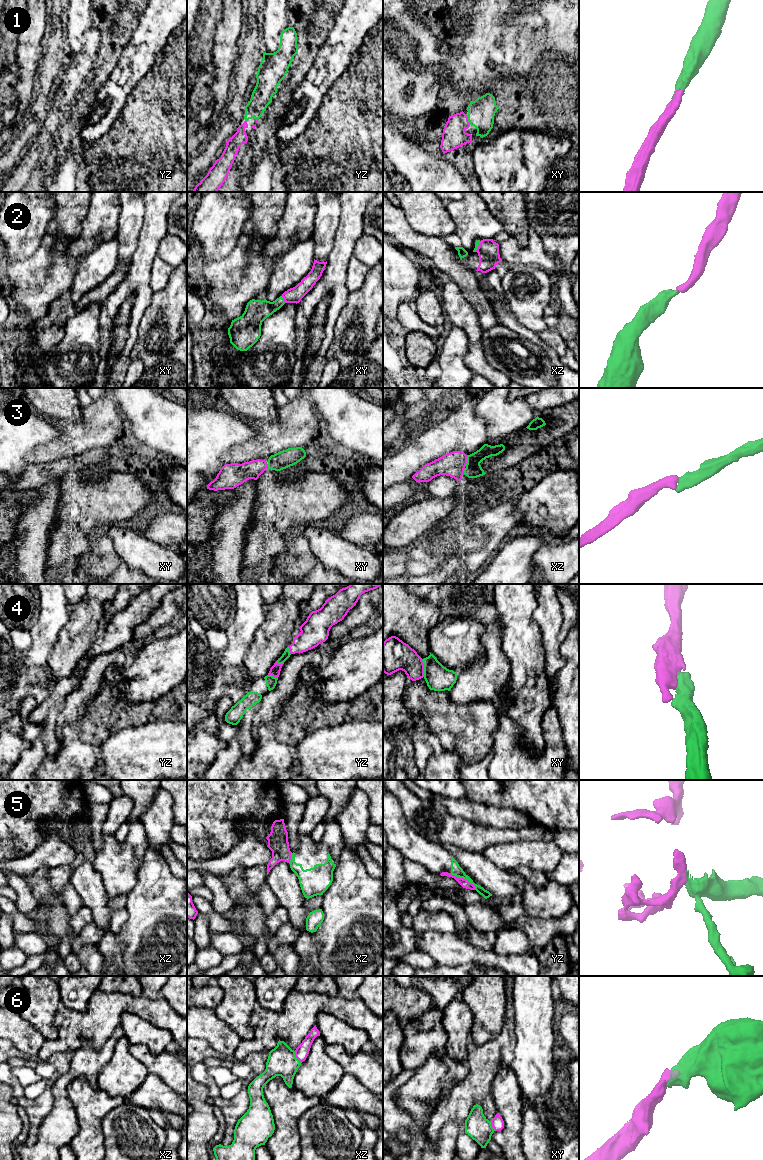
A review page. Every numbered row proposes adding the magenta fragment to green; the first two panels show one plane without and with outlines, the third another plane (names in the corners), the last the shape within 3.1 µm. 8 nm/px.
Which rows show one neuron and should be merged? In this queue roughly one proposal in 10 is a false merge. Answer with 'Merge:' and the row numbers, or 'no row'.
Merge: 1, 2, 3, 4, 6

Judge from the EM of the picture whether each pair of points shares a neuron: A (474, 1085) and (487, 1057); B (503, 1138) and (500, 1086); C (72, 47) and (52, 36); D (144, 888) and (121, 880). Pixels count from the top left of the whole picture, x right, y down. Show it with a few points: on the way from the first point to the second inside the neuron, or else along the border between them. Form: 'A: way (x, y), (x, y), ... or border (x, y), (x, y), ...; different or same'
A: way (479, 1078), (483, 1064); same
B: way (509, 1125), (509, 1103), (507, 1099); same
C: border (65, 47), (67, 51); different
D: border (140, 862), (137, 880), (126, 894); different

